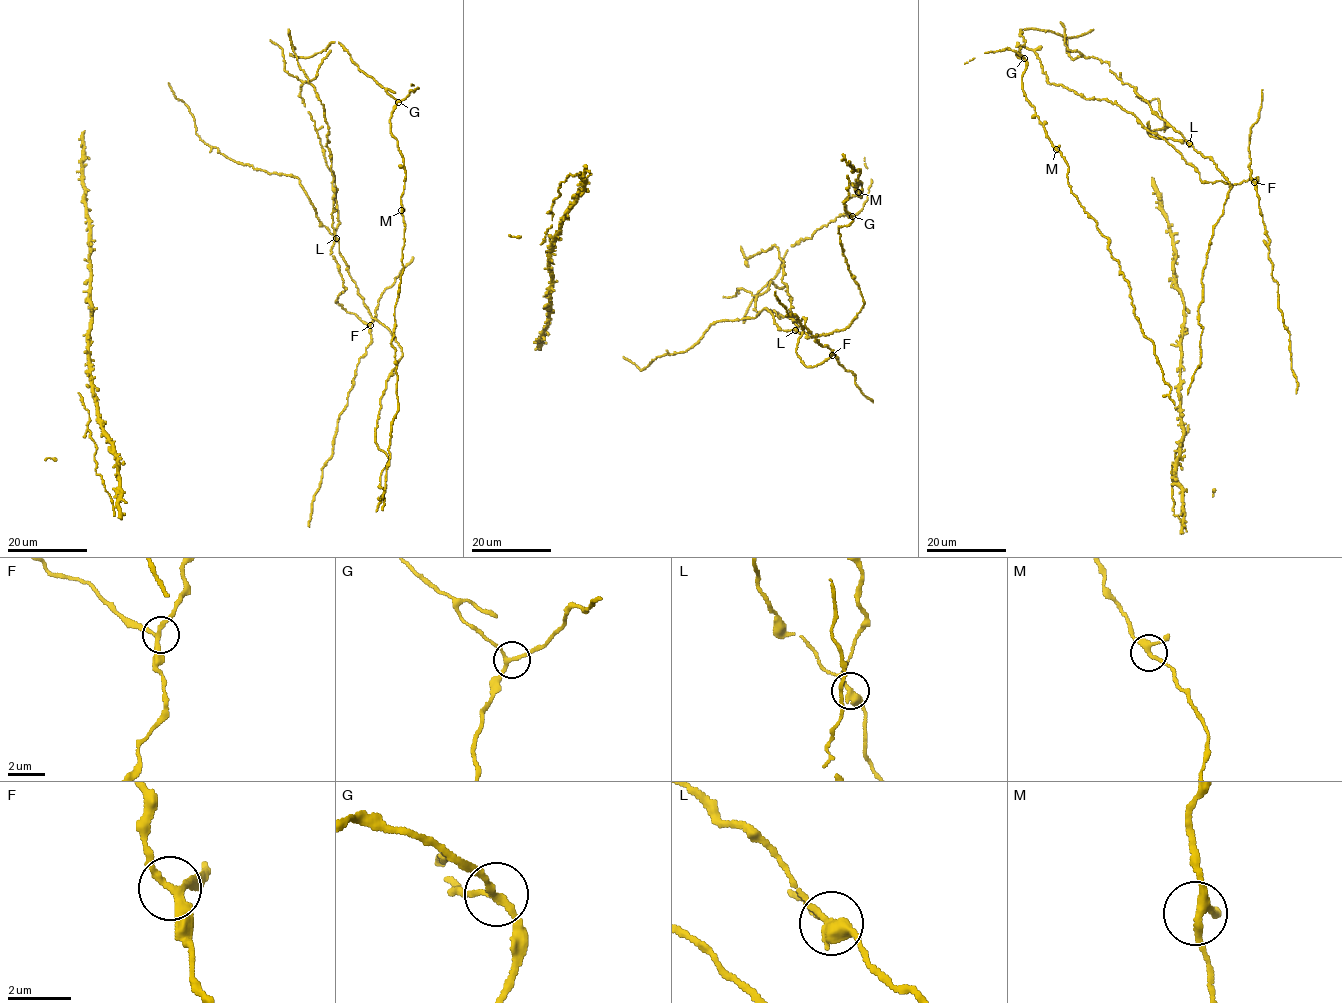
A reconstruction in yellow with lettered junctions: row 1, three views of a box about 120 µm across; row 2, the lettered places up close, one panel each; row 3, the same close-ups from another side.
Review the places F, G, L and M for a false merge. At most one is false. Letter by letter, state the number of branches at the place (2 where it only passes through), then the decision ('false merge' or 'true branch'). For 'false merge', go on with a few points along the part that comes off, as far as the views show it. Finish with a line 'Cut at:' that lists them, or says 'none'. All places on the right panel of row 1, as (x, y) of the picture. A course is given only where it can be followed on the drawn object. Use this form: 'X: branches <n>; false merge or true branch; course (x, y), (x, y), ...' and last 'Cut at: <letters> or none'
F: branches 3; true branch
G: branches 3; true branch
L: branches 3; true branch
M: branches 3; true branch
Cut at: none

